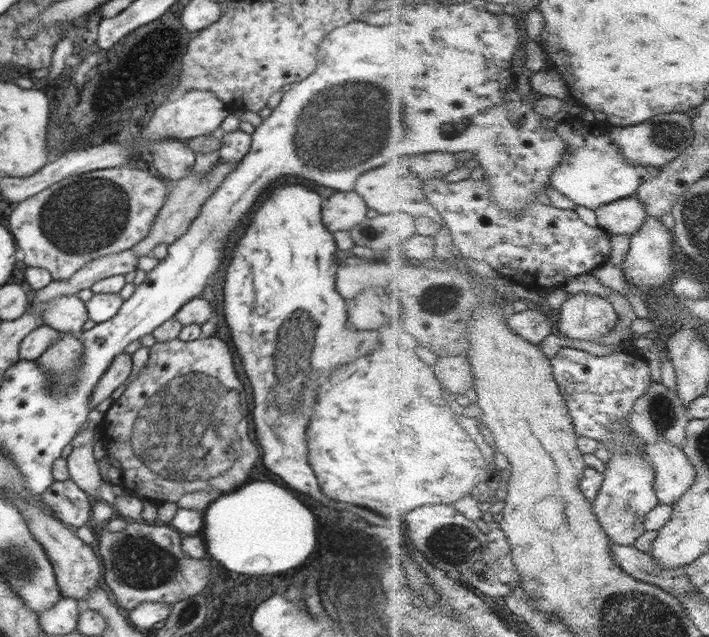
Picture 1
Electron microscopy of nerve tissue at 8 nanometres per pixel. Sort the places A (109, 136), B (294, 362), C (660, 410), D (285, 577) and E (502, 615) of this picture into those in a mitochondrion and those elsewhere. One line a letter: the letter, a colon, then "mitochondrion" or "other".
A: other
B: mitochondrion
C: mitochondrion
D: other
E: other

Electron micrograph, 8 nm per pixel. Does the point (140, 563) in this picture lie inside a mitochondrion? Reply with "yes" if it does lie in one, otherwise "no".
yes

